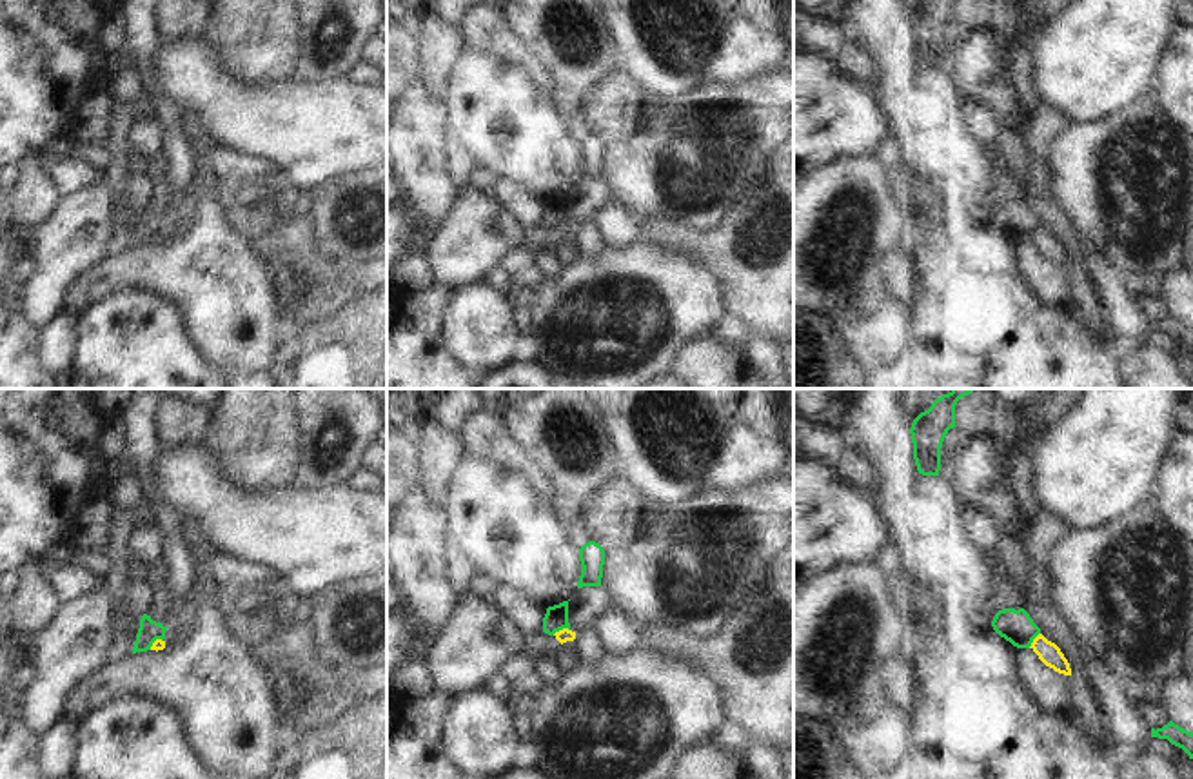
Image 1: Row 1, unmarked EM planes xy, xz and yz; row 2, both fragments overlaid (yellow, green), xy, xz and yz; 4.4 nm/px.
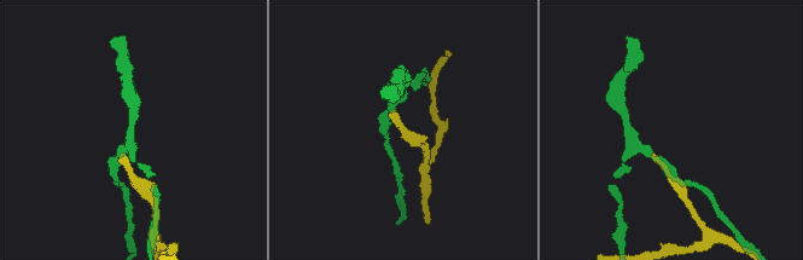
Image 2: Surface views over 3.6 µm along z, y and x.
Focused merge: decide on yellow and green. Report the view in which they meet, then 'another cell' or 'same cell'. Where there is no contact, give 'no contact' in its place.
contact in xz; another cell

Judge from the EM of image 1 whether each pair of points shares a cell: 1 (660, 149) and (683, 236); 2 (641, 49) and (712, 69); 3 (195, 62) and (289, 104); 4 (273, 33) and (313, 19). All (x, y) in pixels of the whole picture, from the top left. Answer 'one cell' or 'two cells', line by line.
1: two cells
2: one cell
3: one cell
4: two cells

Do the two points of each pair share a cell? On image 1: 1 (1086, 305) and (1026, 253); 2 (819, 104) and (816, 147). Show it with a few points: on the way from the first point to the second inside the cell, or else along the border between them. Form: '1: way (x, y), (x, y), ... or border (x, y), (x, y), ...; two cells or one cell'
1: border (1068, 269), (1072, 313); two cells
2: way (816, 115), (816, 137); one cell

